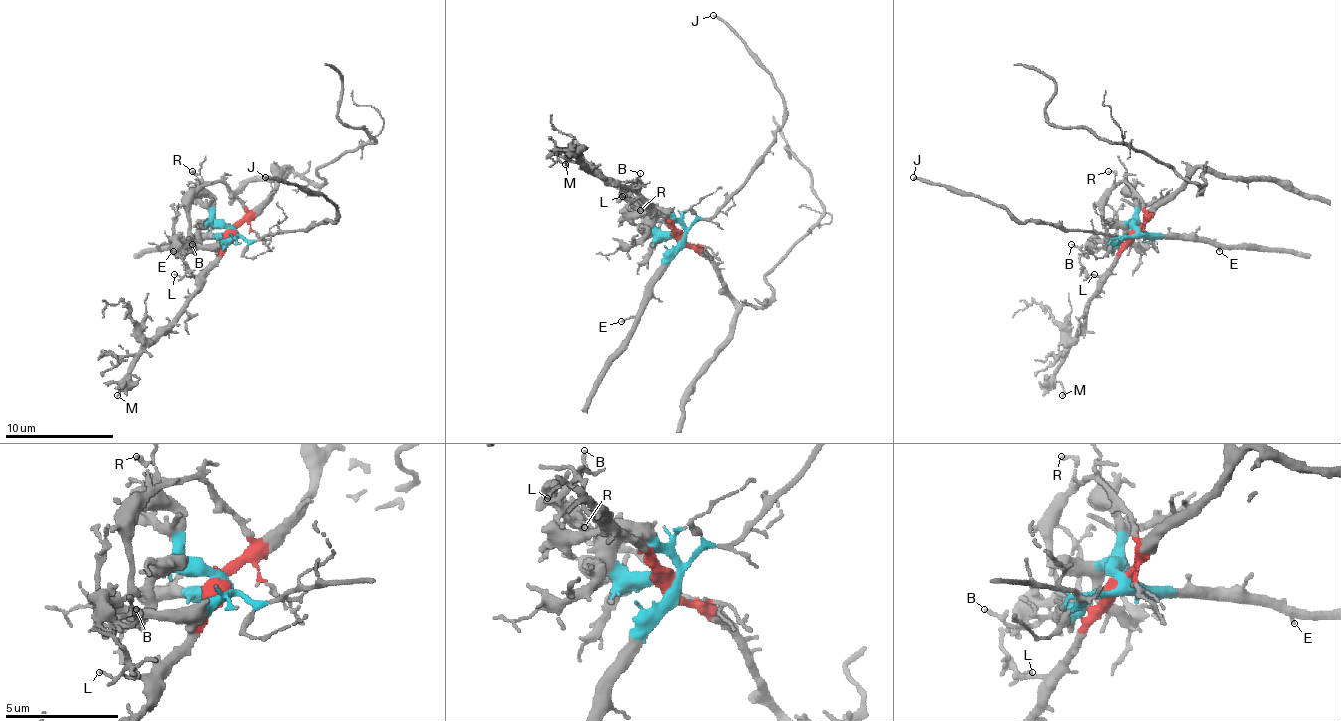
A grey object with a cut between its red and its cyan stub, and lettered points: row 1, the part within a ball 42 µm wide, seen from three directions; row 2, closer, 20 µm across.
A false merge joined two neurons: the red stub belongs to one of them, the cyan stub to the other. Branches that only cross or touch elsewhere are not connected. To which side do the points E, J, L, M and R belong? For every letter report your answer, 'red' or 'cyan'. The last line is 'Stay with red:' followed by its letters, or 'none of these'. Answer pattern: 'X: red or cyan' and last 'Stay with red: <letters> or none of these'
E: cyan
J: cyan
L: red
M: red
R: red
Stay with red: L, M, R

